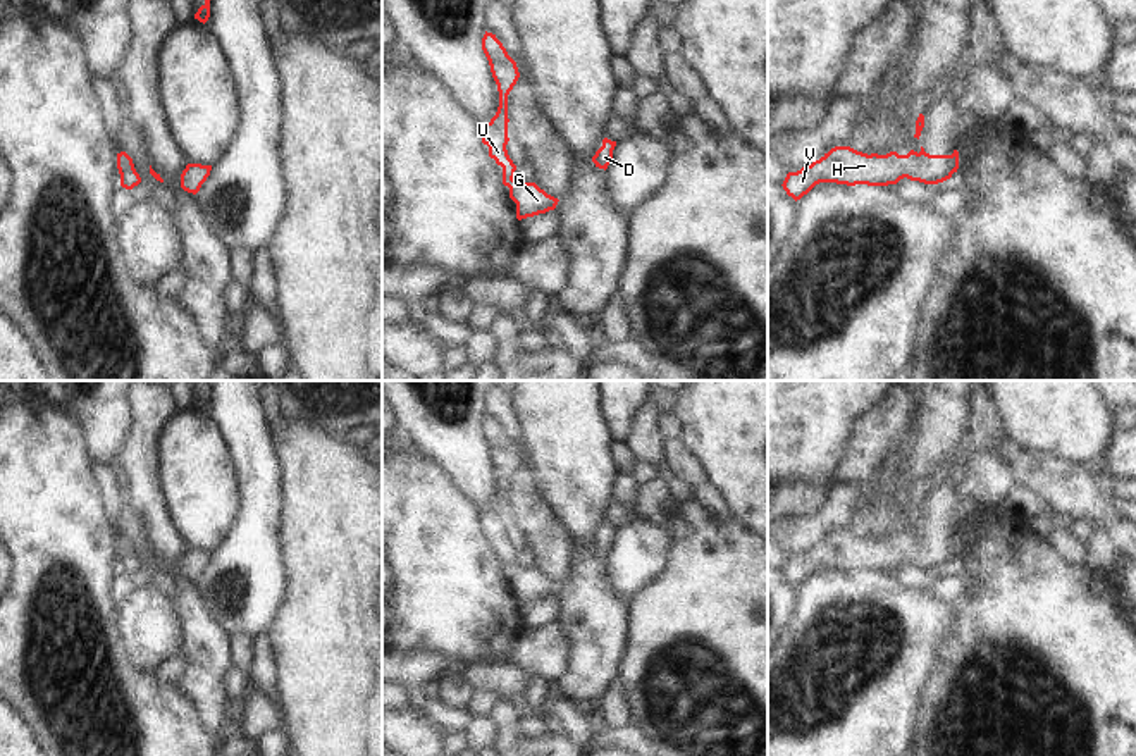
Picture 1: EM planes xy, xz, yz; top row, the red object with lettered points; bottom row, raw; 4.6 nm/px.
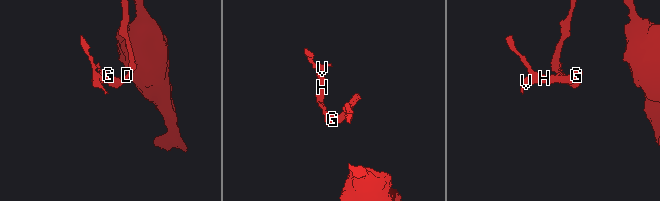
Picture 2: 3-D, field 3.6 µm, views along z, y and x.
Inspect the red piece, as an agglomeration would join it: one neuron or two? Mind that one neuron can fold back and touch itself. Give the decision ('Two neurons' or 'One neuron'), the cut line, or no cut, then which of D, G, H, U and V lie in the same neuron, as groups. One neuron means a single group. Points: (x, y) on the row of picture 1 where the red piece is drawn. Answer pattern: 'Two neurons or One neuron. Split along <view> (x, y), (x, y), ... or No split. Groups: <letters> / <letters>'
Two neurons. Split along xy (133, 166), (124, 166), (119, 171). Groups: D G / H U V.

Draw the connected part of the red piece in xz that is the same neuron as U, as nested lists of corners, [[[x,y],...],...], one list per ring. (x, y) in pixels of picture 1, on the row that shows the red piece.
[[[487,33],[482,38],[482,50],[489,60],[492,77],[499,91],[499,107],[496,115],[482,124],[482,143],[489,146],[489,157],[503,167],[503,179],[513,179],[516,165],[508,155],[508,95],[516,84],[520,72],[516,62],[508,55],[496,34]]]

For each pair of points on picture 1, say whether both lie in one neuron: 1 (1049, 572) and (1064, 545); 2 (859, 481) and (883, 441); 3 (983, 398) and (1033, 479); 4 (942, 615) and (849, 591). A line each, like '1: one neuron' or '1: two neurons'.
1: two neurons
2: one neuron
3: two neurons
4: one neuron

